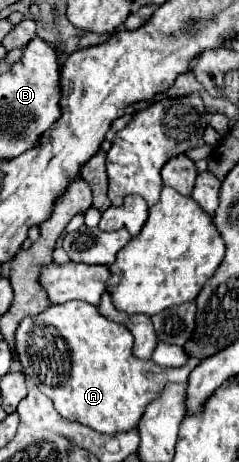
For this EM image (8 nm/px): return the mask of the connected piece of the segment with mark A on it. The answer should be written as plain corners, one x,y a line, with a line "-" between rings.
88,302
50,304
44,312
28,316
16,328
16,356
24,374
52,402
66,420
80,422
102,434
128,432
138,426
148,402
170,382
186,382
198,364
192,358
182,368
162,368
152,360
140,360
132,354
134,336
124,324
112,322
100,314
98,306

